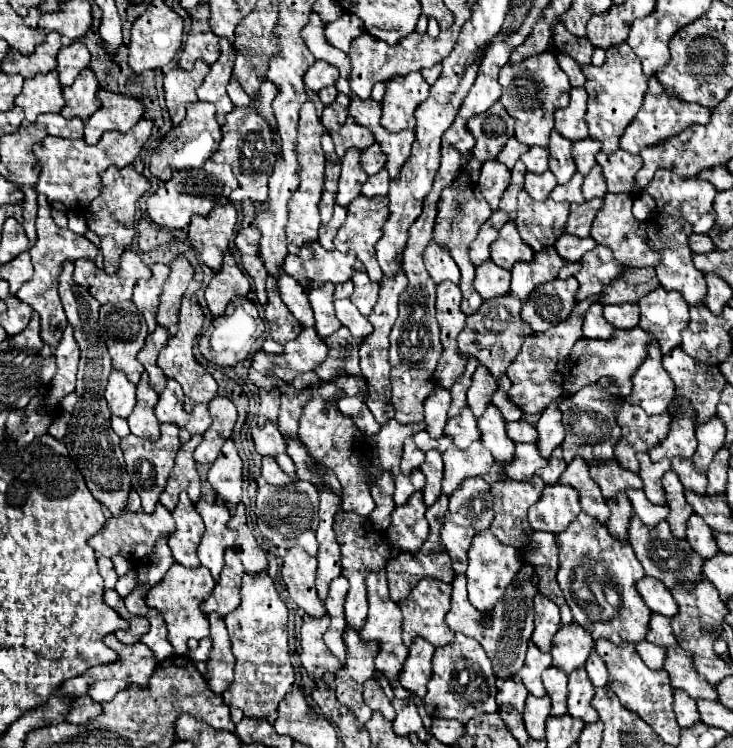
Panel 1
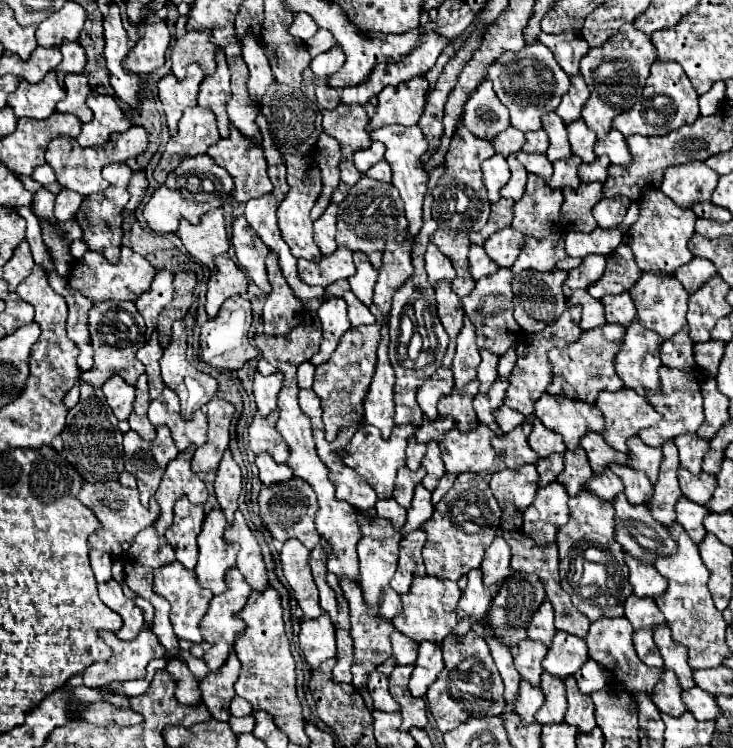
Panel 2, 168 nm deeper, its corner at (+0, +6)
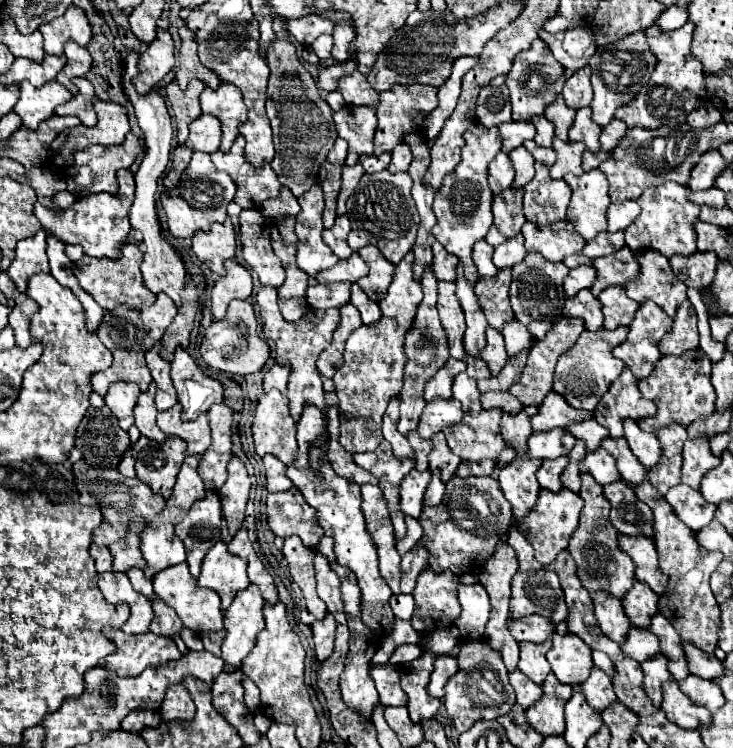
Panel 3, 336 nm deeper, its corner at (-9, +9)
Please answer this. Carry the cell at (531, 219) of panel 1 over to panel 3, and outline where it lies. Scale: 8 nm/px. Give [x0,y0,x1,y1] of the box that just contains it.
[523,164,571,226]

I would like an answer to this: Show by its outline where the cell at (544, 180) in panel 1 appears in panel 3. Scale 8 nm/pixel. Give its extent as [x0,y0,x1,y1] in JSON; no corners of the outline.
[523,140,555,168]

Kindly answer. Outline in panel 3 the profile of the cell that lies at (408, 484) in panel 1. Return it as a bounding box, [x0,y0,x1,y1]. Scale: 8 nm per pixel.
[401,468,431,518]

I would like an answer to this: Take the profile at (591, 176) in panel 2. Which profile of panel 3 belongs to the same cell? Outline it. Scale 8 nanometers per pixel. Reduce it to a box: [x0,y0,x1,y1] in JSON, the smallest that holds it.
[583,150,611,172]

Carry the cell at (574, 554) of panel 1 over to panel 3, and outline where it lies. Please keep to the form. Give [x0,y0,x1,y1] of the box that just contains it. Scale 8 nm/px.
[567,474,635,600]

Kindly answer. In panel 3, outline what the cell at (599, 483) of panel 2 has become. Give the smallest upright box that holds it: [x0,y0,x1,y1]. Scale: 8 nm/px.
[579,448,621,486]

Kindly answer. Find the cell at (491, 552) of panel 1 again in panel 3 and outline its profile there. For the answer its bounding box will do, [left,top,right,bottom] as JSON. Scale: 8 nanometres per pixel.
[455,584,491,640]

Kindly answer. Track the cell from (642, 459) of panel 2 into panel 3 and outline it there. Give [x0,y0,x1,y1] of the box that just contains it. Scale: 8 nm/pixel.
[625,420,663,468]

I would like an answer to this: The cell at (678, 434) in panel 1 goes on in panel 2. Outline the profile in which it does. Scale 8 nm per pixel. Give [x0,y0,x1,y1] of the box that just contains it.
[638,365,704,447]

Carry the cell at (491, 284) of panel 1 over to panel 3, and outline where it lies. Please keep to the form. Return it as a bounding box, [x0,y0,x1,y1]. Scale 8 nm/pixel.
[473,240,499,276]

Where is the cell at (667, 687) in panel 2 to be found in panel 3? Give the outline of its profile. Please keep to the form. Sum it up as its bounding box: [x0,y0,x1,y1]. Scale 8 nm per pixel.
[641,654,671,708]

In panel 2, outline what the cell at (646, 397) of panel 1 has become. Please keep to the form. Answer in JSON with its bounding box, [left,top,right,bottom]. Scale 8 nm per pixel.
[614,321,662,395]

